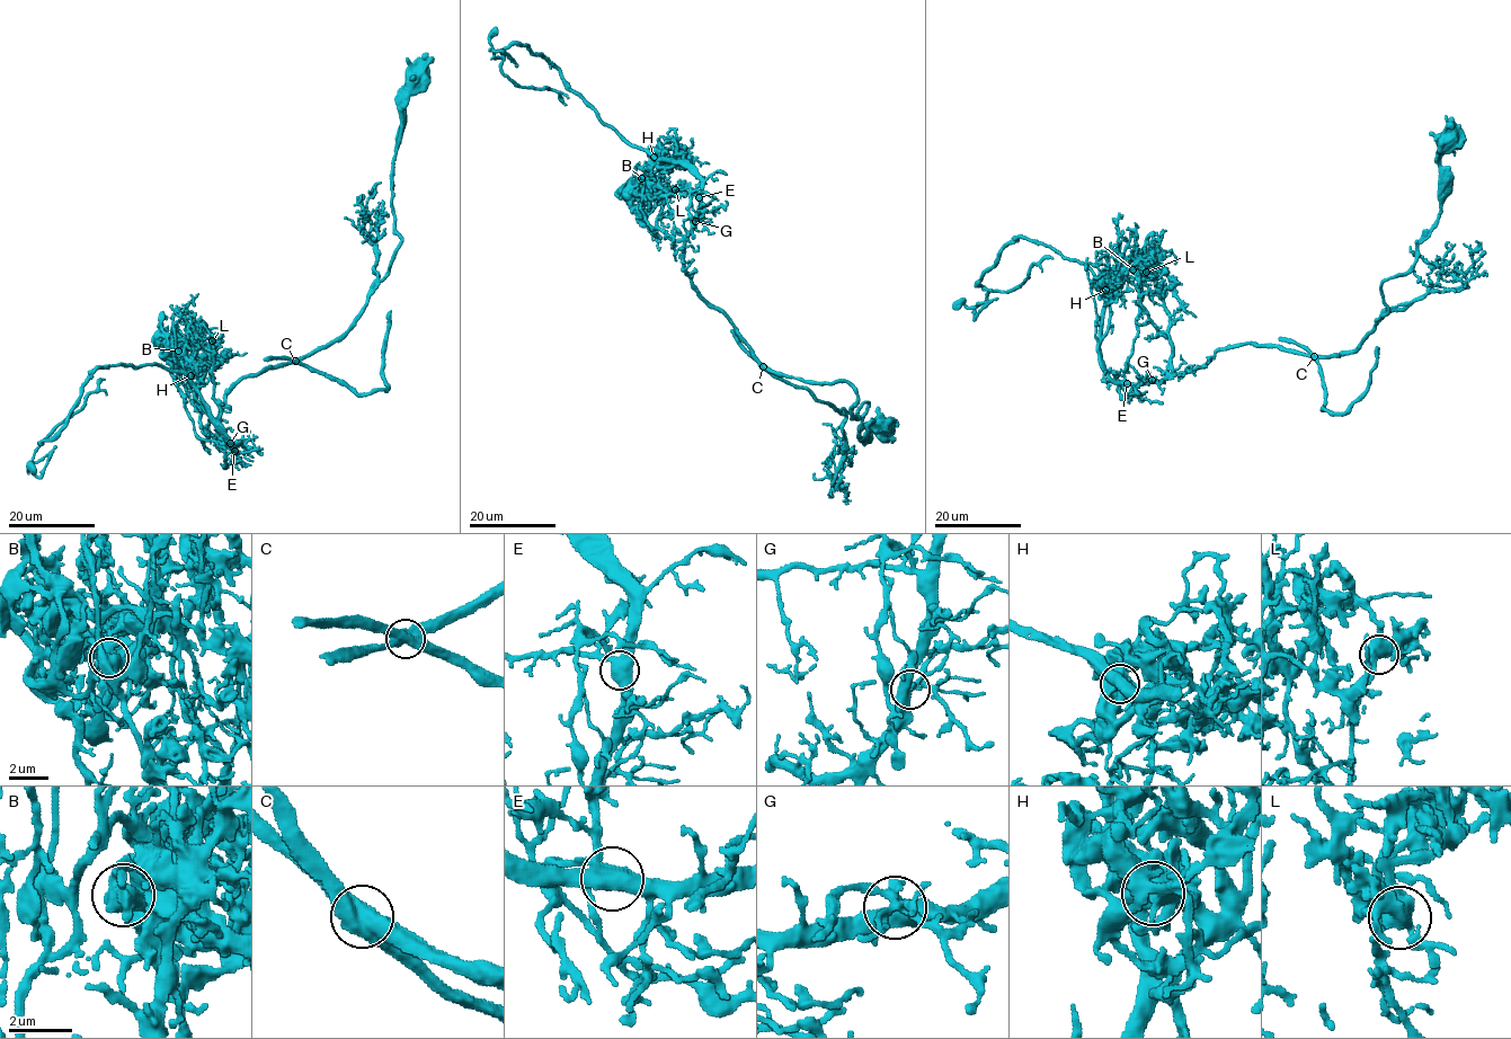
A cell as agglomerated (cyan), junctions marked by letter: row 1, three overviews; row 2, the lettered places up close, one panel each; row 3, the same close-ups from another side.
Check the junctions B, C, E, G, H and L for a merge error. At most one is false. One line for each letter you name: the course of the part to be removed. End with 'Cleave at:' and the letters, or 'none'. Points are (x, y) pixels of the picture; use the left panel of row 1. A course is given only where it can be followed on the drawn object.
C: Course of the part to remove: (295, 362), (331, 375), (357, 393), (388, 389), (382, 358), (391, 310)
Cleave at: C

